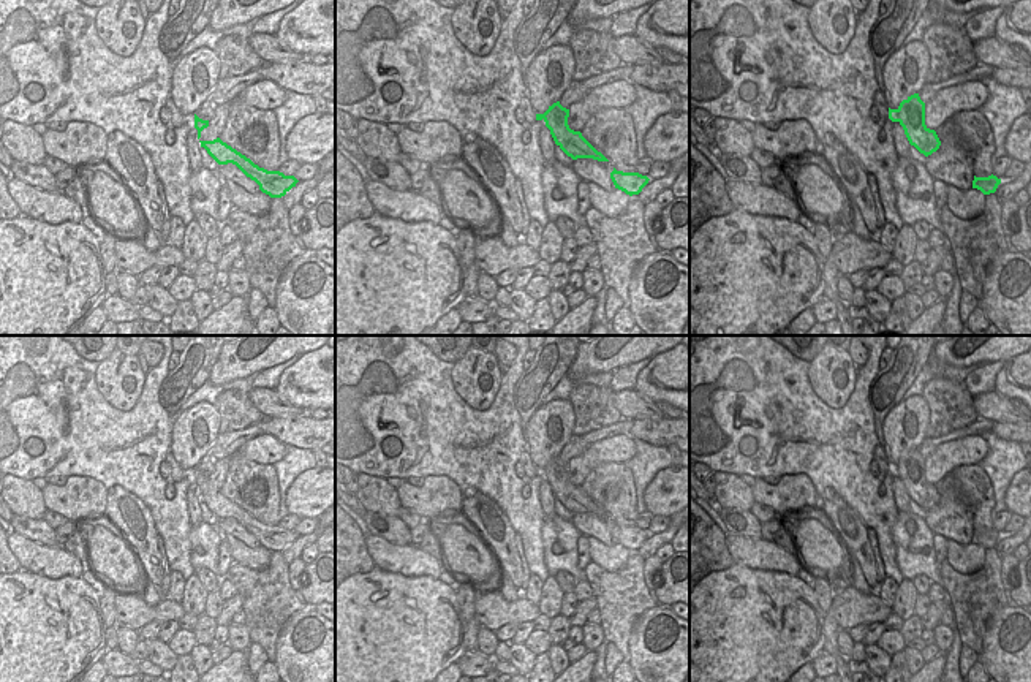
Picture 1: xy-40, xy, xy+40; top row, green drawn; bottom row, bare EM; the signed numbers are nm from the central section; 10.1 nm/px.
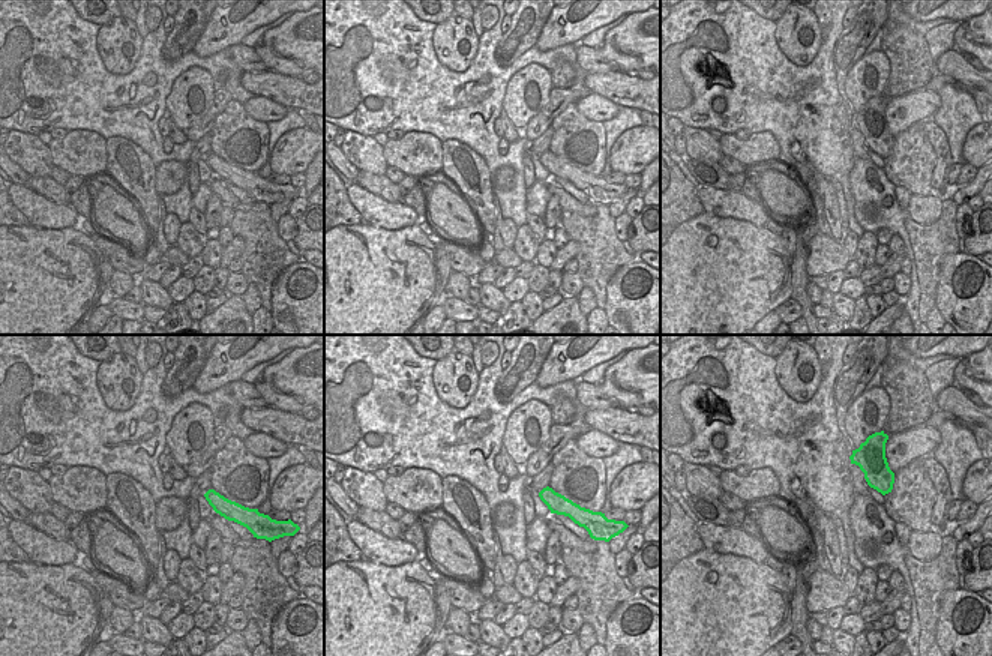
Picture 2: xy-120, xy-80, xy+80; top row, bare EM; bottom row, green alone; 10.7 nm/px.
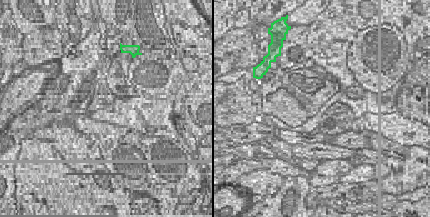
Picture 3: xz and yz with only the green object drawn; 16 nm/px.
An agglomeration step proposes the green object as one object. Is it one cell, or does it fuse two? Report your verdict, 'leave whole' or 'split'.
split

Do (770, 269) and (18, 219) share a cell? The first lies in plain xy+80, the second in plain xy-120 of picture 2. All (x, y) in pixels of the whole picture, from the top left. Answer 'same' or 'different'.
different

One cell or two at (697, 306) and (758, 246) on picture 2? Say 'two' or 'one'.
one

